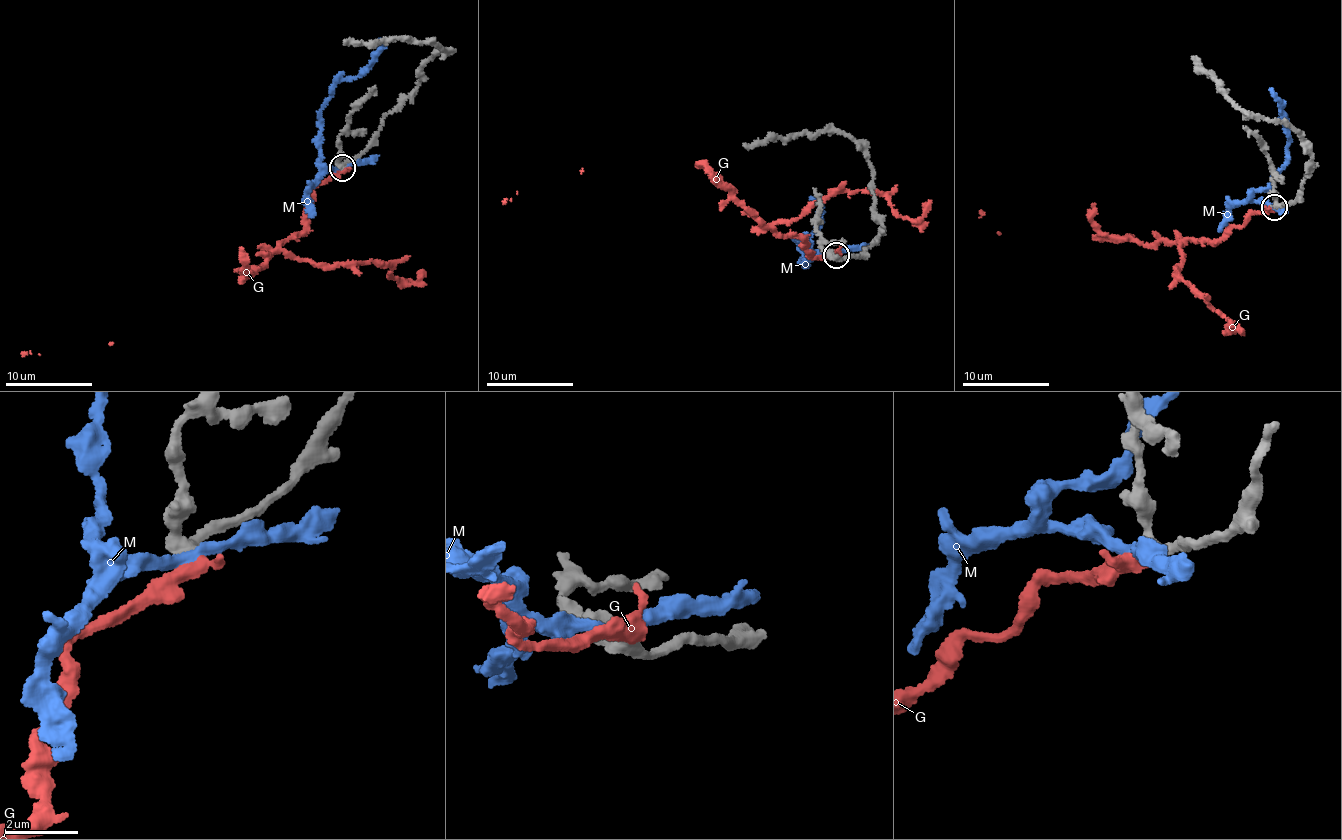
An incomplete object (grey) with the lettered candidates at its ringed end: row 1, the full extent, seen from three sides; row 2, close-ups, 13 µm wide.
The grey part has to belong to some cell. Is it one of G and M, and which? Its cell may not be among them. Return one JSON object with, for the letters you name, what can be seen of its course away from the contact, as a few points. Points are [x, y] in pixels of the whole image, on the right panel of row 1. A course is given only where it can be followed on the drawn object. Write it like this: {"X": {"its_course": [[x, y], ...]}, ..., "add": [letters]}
{"G": {"its_course": [[1274, 206], [1257, 211], [1214, 241], [1144, 245], [981, 217], [983, 212]]}, "add": ["G"]}

